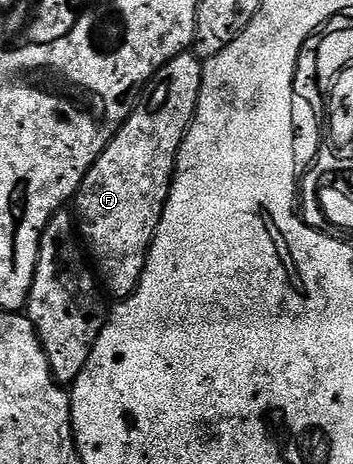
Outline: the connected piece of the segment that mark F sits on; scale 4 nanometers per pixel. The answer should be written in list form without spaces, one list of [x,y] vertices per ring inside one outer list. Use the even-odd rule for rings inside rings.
[[[186,50],[175,59],[168,60],[145,85],[137,103],[133,106],[129,119],[115,134],[115,138],[111,138],[103,154],[99,154],[99,158],[83,178],[81,189],[77,191],[75,219],[80,239],[92,263],[96,265],[95,272],[104,291],[110,297],[113,295],[114,301],[127,299],[139,286],[139,278],[145,269],[153,235],[159,226],[173,185],[173,171],[177,168],[177,152],[181,148],[181,143],[185,141],[185,135],[193,121],[202,82],[203,64],[192,51]]]

